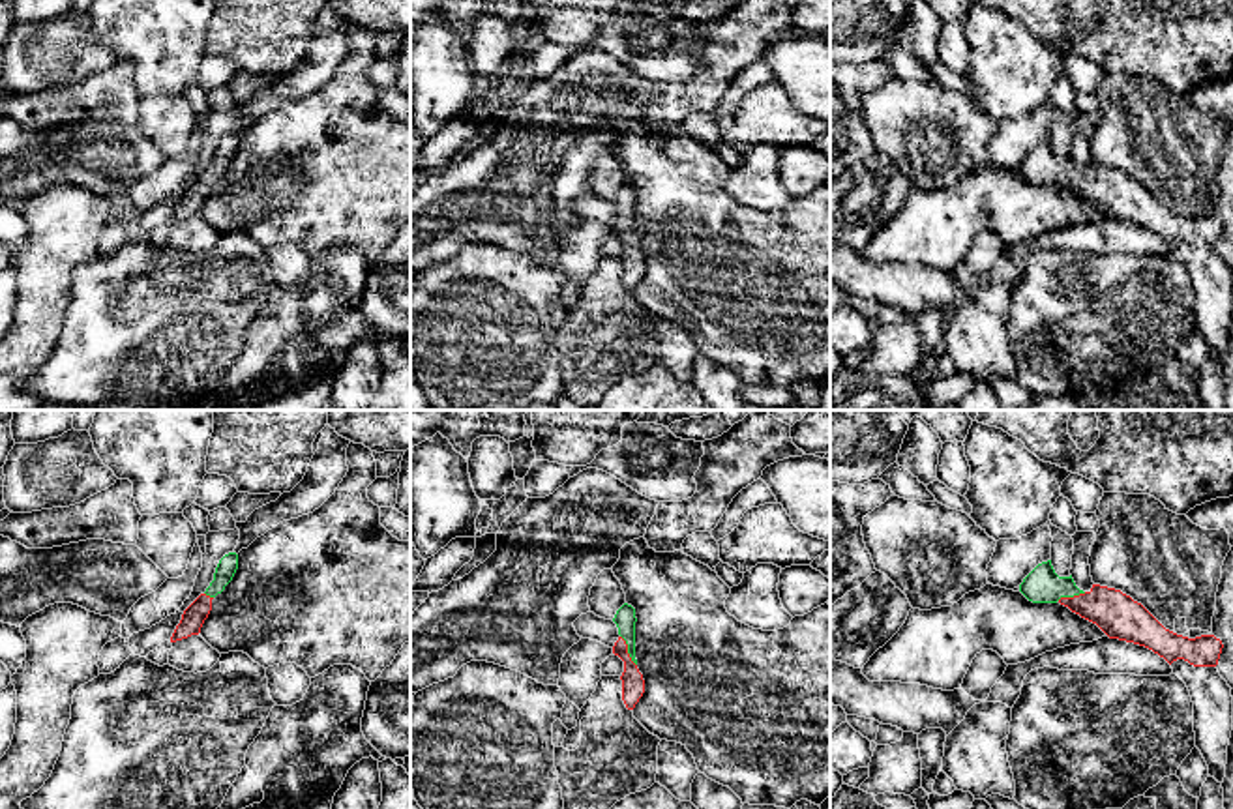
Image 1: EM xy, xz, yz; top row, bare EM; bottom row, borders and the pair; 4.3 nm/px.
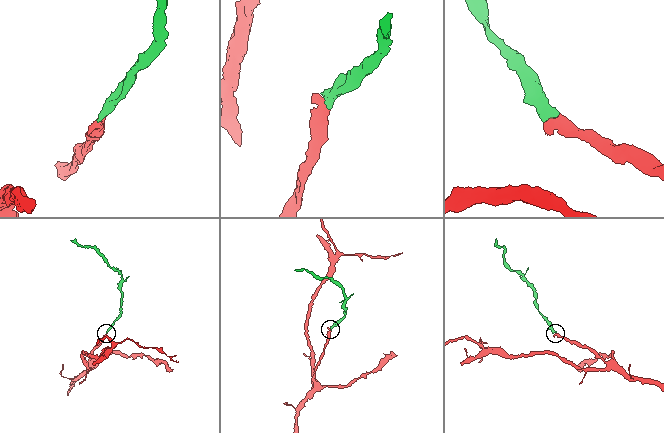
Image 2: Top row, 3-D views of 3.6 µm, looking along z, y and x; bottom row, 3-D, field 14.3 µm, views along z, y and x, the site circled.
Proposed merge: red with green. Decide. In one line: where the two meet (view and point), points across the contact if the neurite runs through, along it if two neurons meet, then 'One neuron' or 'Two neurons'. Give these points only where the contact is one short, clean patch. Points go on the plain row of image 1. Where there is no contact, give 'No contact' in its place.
Touches red at xz (626, 231). Path across: xz (632, 261), (626, 231), (624, 199). One neuron

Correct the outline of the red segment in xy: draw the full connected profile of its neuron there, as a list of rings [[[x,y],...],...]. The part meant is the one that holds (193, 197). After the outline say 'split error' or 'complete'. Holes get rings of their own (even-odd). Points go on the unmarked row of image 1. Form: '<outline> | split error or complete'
[[[225,135],[214,154],[214,161],[182,195],[180,204],[176,206],[171,223],[187,219],[191,215],[199,215],[204,200],[212,191],[212,180],[225,170],[225,167],[232,161],[238,150],[238,135]]] | split error

